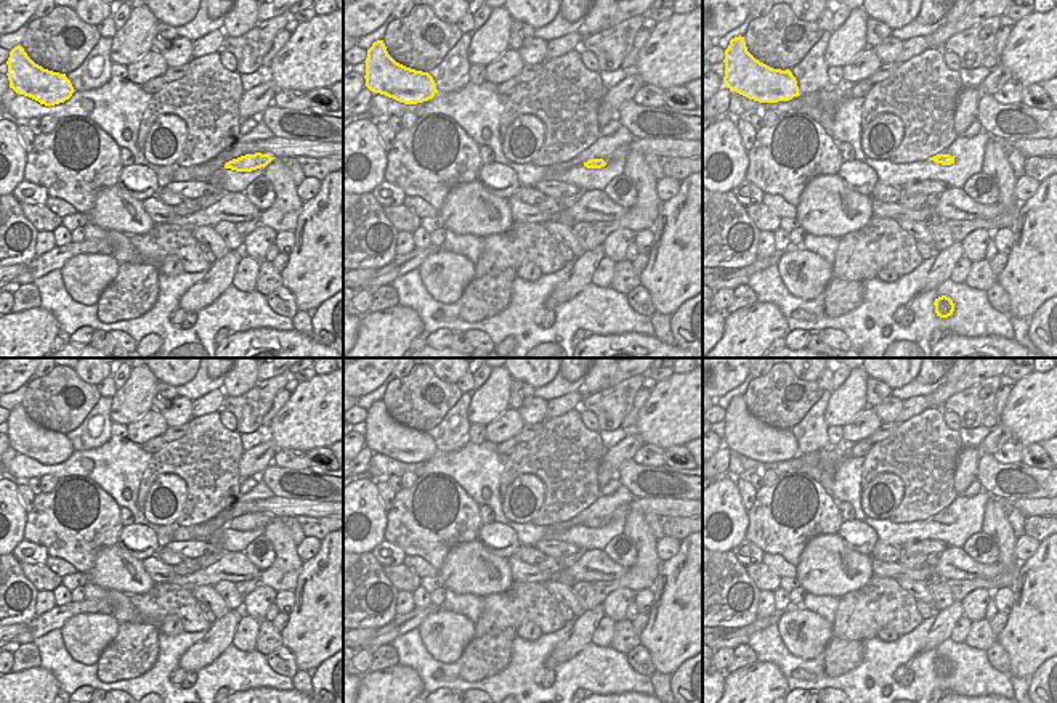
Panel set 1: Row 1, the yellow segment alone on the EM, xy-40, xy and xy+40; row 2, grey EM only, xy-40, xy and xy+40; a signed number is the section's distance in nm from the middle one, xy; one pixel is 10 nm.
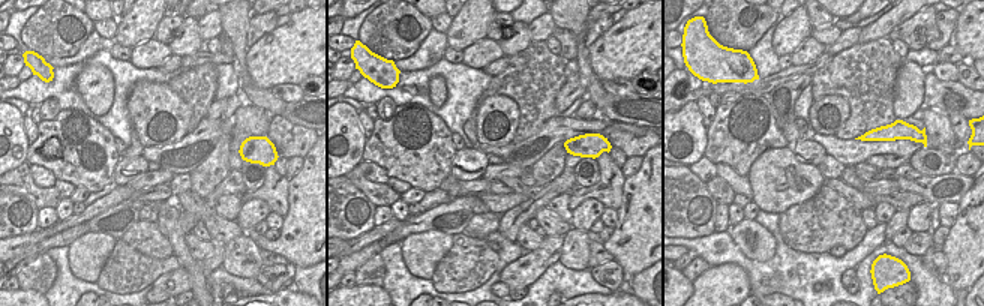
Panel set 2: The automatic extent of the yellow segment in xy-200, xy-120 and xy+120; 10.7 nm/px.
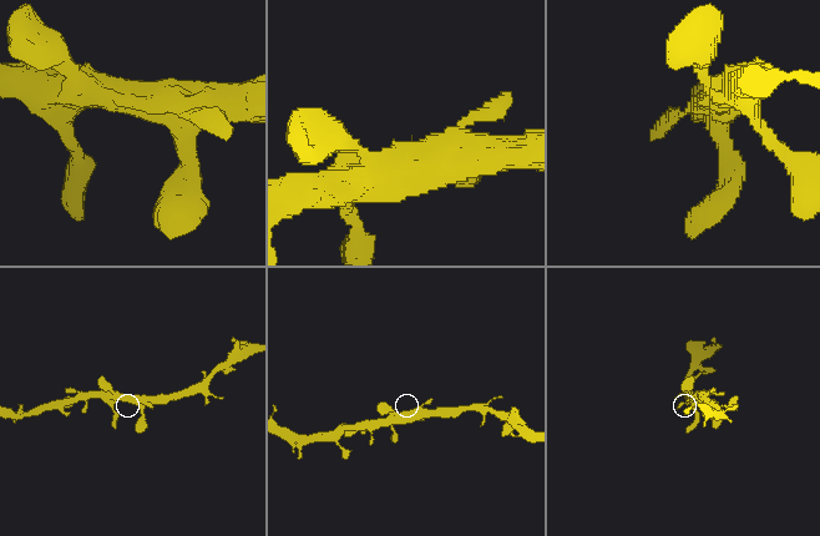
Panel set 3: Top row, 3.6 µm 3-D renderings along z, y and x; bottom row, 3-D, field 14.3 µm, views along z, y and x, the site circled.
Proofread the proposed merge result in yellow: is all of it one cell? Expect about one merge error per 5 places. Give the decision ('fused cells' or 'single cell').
single cell

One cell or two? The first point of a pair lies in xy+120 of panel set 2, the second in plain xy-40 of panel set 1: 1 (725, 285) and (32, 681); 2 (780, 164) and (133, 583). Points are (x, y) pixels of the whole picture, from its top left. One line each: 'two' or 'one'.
1: one
2: one

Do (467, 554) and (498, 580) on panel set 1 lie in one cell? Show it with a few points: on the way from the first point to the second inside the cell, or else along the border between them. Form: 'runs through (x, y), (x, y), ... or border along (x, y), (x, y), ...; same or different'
runs through (475, 562), (490, 573); same

